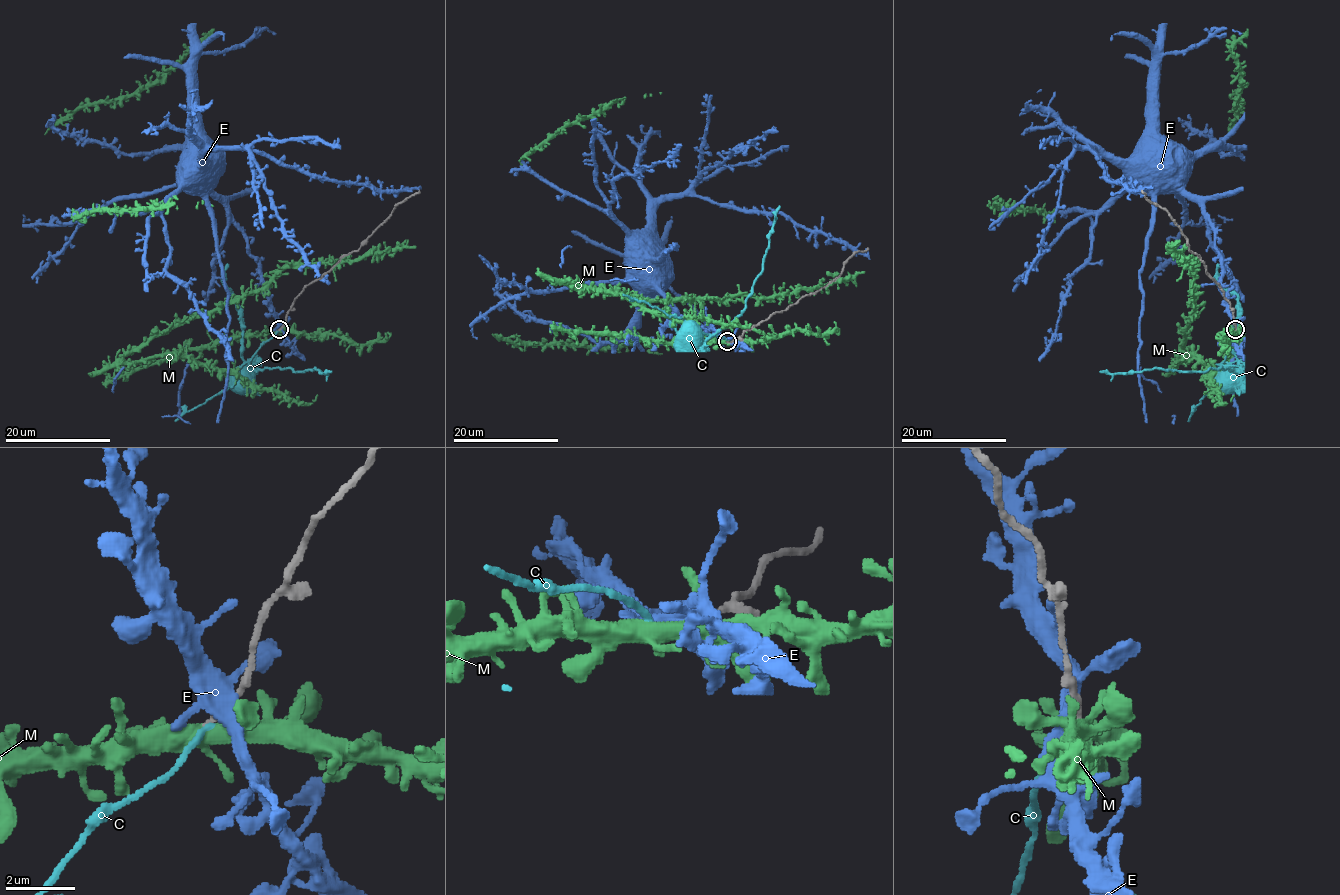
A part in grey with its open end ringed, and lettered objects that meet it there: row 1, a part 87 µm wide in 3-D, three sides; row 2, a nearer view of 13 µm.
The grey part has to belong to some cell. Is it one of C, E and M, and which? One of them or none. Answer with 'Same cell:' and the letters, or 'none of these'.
Same cell: none of these

